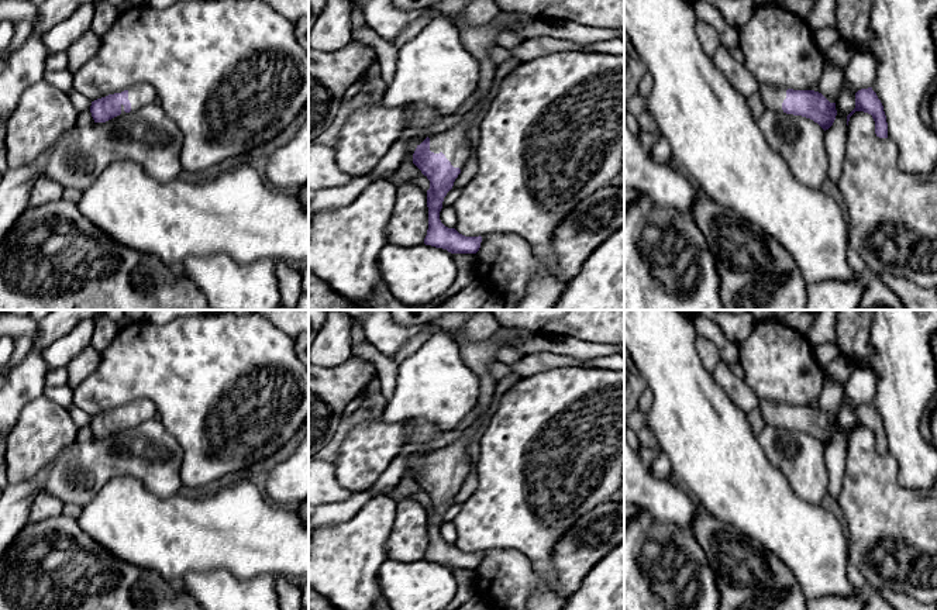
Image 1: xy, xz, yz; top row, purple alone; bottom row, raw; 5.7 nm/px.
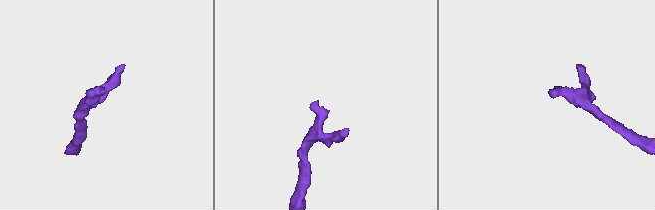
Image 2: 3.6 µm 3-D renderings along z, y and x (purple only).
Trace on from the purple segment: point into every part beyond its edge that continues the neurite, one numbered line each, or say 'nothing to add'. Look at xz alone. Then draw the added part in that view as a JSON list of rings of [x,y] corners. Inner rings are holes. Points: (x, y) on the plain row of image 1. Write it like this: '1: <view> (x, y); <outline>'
1: xz (455, 459); [[[500,327],[500,330],[486,341],[469,341],[464,335],[455,338],[465,363],[480,379],[480,393],[475,409],[476,418],[472,425],[465,430],[465,434],[445,448],[428,452],[430,466],[434,469],[442,468],[454,483],[462,485],[473,469],[475,462],[468,447],[475,440],[483,423],[490,417],[497,380],[492,376],[489,365],[496,361],[496,354],[503,347],[535,335],[535,332],[520,327]]]

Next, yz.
1: yz (772, 413); [[[762,400],[758,404],[758,410],[761,411],[767,425],[783,428],[782,418],[786,414],[786,406],[788,404],[783,403]]]

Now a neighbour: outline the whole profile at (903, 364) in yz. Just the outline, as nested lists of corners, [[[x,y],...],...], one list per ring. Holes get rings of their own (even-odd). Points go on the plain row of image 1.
[[[875,310],[871,342],[874,354],[860,359],[876,380],[872,406],[883,421],[888,454],[899,465],[900,486],[929,489],[937,478],[937,448],[920,434],[920,420],[937,392],[934,340],[937,338],[937,310]]]

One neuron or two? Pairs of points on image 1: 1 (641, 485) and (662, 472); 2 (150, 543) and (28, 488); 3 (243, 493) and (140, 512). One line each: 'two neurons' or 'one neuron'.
1: two neurons
2: two neurons
3: one neuron

